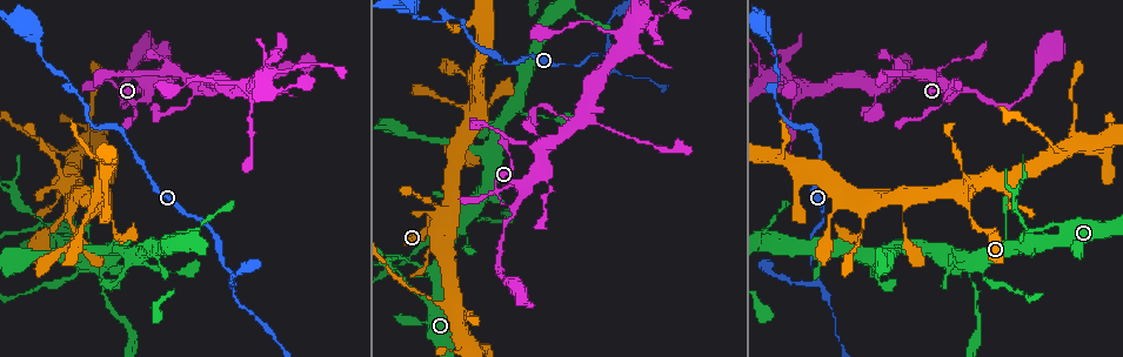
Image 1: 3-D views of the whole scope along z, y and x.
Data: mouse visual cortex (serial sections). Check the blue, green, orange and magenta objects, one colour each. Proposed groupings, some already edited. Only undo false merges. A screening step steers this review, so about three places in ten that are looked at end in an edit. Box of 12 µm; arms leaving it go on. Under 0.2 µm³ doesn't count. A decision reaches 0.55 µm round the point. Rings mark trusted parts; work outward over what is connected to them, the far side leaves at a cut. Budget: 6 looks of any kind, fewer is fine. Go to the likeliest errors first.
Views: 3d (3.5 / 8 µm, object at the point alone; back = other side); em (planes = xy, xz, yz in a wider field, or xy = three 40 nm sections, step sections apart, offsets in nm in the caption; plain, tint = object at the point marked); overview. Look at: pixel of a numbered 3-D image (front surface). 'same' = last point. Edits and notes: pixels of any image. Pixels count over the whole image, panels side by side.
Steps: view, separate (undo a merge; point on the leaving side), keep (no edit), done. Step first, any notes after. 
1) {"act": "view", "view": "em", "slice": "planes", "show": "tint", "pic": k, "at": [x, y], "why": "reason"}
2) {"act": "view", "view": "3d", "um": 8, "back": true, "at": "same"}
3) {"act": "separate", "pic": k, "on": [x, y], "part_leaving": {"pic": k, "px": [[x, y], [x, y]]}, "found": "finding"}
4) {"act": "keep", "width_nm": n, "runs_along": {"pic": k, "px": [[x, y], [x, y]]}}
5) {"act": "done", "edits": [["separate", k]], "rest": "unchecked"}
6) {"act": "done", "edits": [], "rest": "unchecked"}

{"act": "view", "view": "3d", "um": 3.5, "pic": 1, "at": [1025, 247], "why": "small branch off a trunk"}

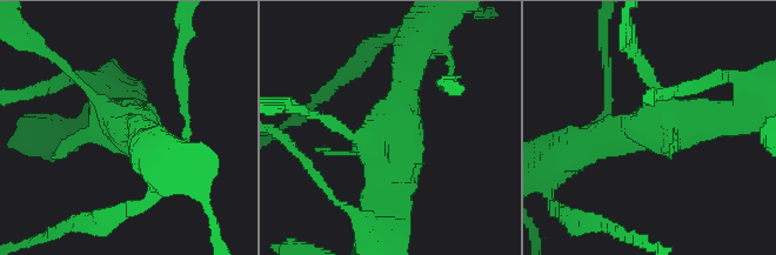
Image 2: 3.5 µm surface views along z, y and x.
{"act": "view", "view": "em", "slice": "xy", "step": 1, "show": "tint", "pic": 2, "at": [649, 126], "why": "now the EM"}

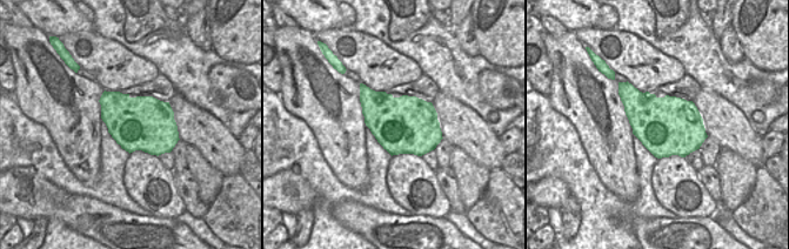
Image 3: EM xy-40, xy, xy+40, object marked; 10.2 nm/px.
{"act": "keep", "runs_along": {"pic": 2, "px": [[385, 223], [392, 142], [409, 76]]}, "found": "continuous, no second cell"}

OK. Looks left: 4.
{"act": "view", "view": "3d", "um": 8, "back": true, "pic": 1, "at": [819, 279]}

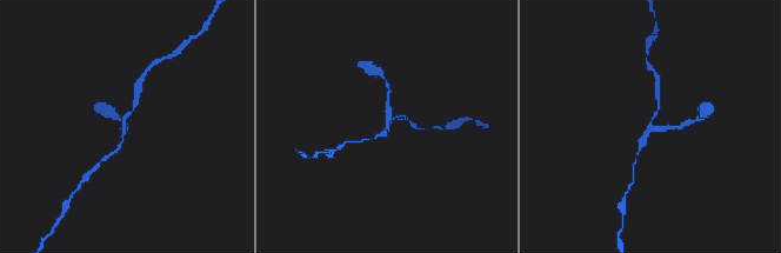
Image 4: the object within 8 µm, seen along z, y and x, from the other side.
{"act": "view", "view": "3d", "um": 3.5, "pic": 4, "at": [124, 124]}

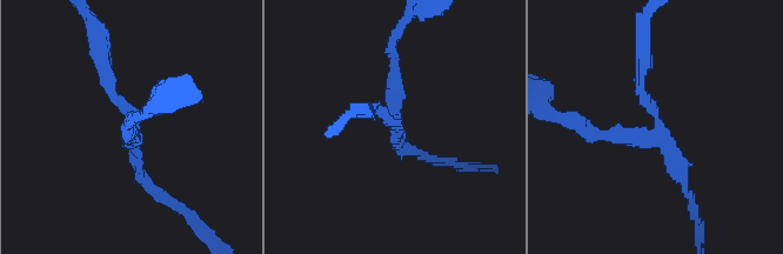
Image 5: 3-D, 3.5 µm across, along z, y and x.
{"act": "view", "view": "em", "slice": "xy", "step": 5, "show": "tint", "pic": 5, "at": [138, 125], "why": "need the tissue"}

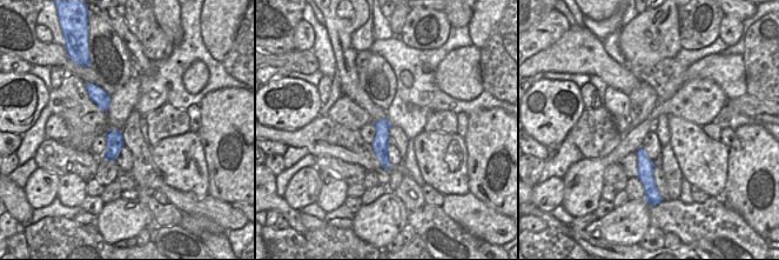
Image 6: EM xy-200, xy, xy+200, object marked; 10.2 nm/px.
{"act": "keep", "runs_along": {"pic": 5, "px": [[643, 65], [640, 91], [661, 129], [586, 129]]}, "found": "all the same cell"}

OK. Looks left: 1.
{"act": "done", "edits": [], "rest": "unchecked"}

